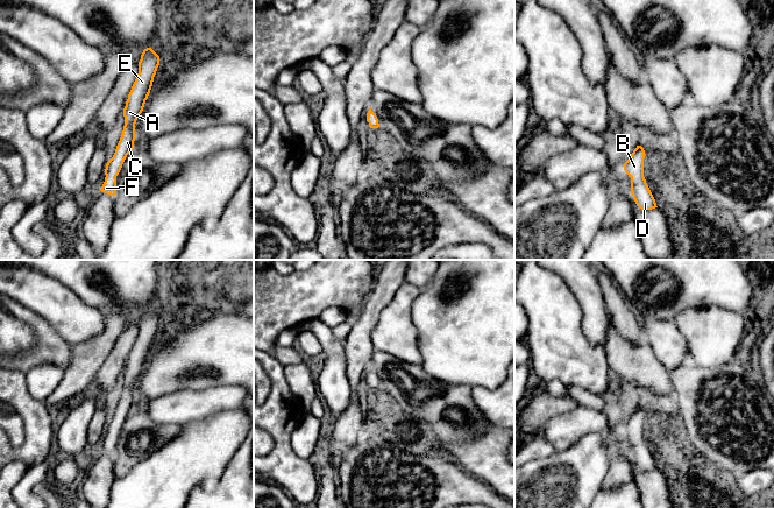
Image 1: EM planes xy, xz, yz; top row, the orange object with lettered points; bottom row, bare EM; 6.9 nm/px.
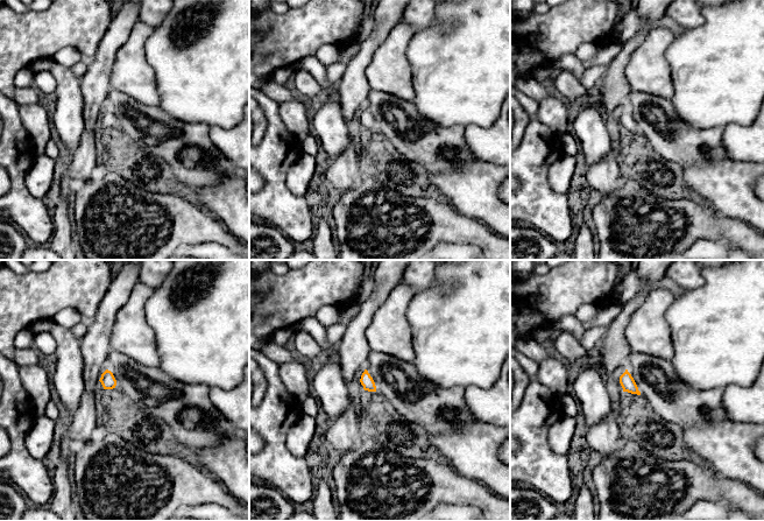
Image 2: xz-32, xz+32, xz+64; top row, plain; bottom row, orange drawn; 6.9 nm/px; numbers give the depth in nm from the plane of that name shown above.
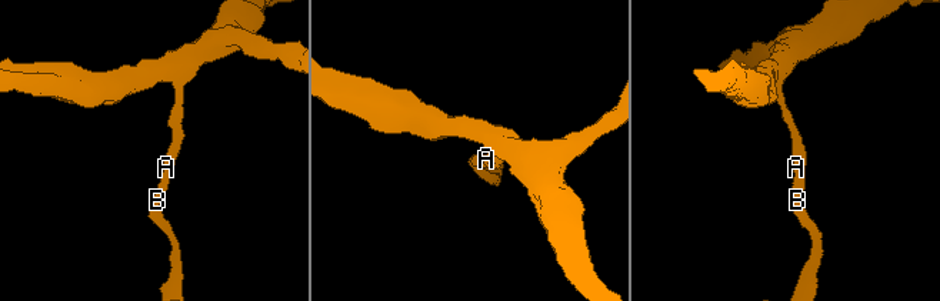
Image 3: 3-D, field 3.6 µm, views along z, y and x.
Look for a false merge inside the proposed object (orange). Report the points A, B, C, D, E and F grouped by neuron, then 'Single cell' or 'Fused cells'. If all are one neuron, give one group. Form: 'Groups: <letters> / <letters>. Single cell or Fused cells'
Groups: A B C D E F. Single cell

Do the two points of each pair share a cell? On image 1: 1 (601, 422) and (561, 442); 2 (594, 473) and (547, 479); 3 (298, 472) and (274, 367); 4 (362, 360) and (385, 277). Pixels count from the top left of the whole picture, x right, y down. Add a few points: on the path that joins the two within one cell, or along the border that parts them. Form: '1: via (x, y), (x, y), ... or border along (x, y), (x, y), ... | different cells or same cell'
1: via (591, 422), (581, 422), (570, 432) | same cell
2: via (582, 473), (577, 473), (570, 479), (559, 479) | same cell
3: via (282, 446), (278, 393) | same cell
4: via (362, 339), (362, 329), (374, 304), (380, 298) | same cell

